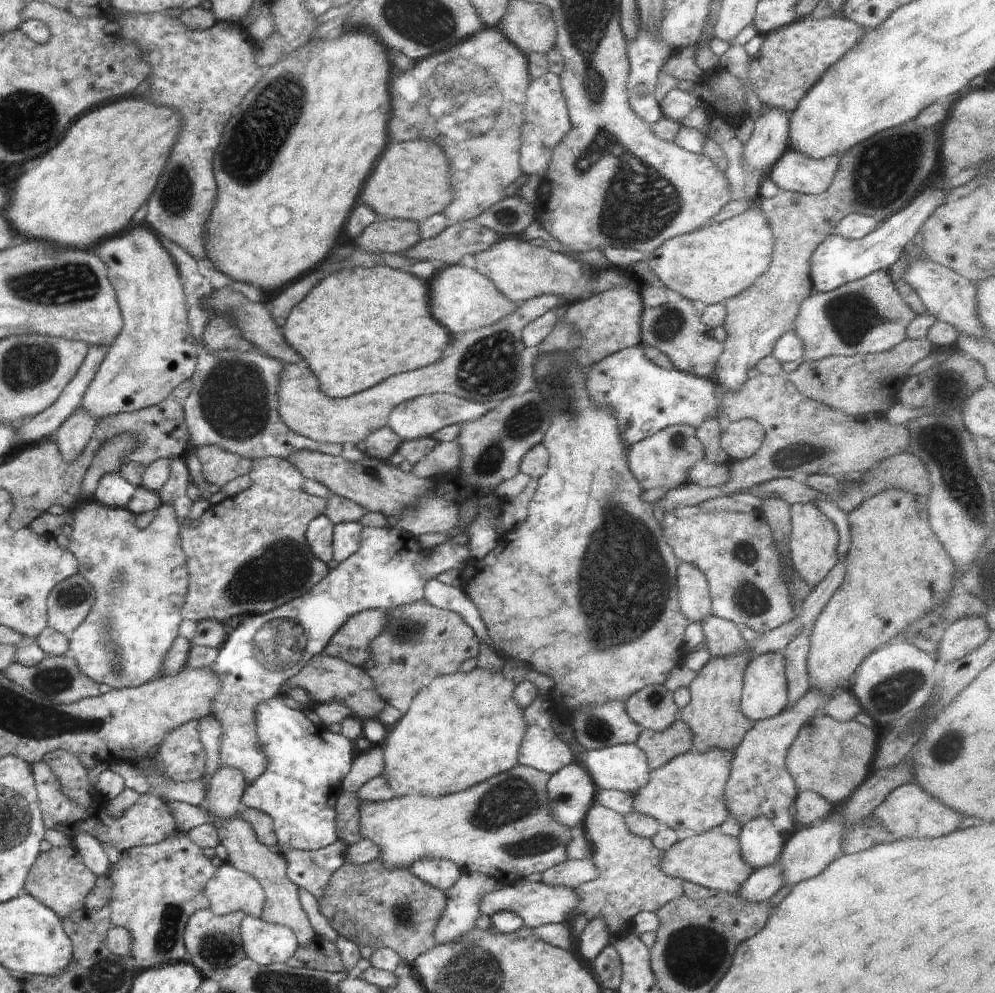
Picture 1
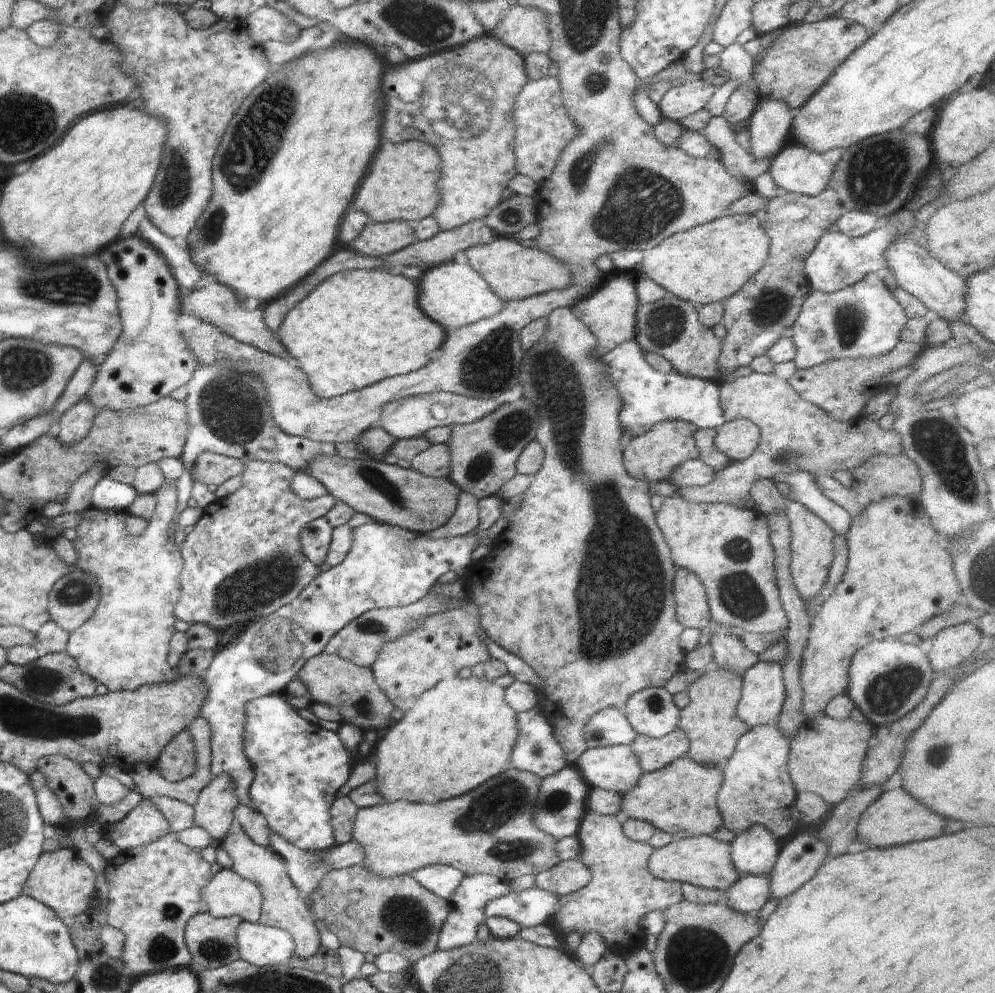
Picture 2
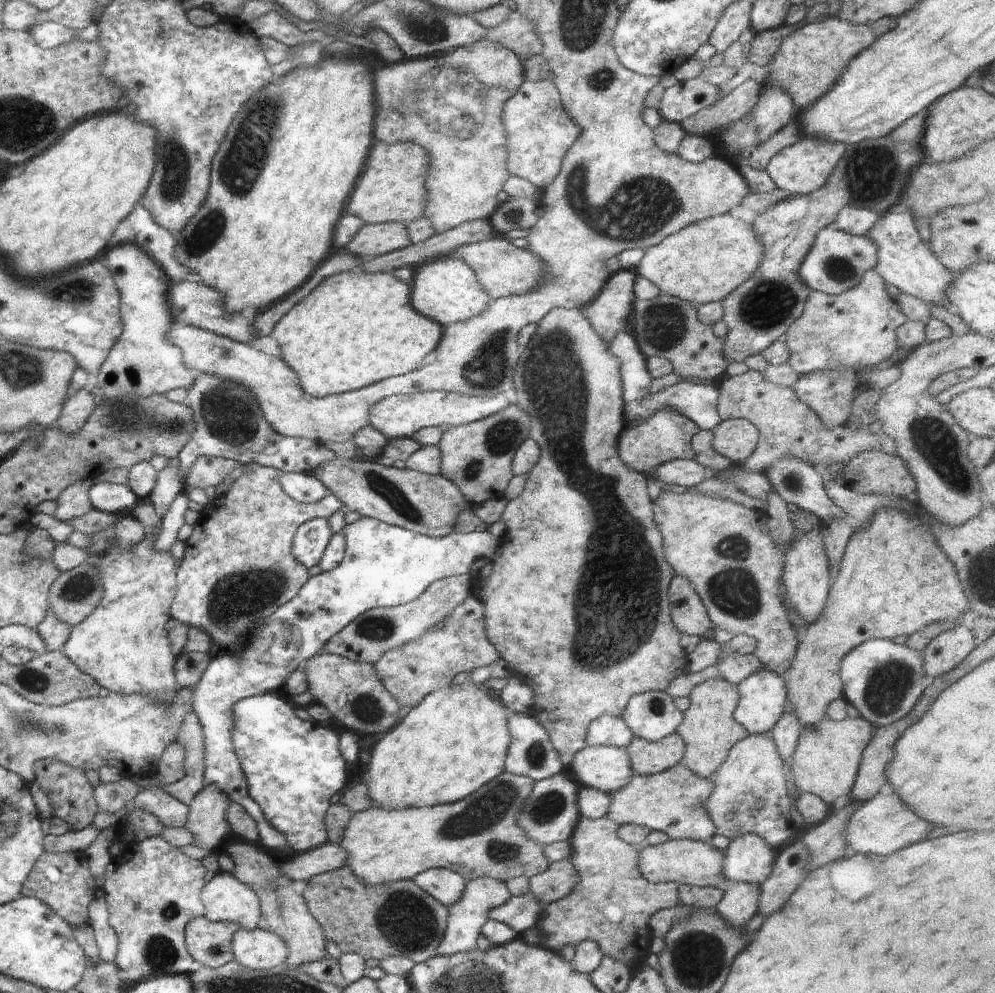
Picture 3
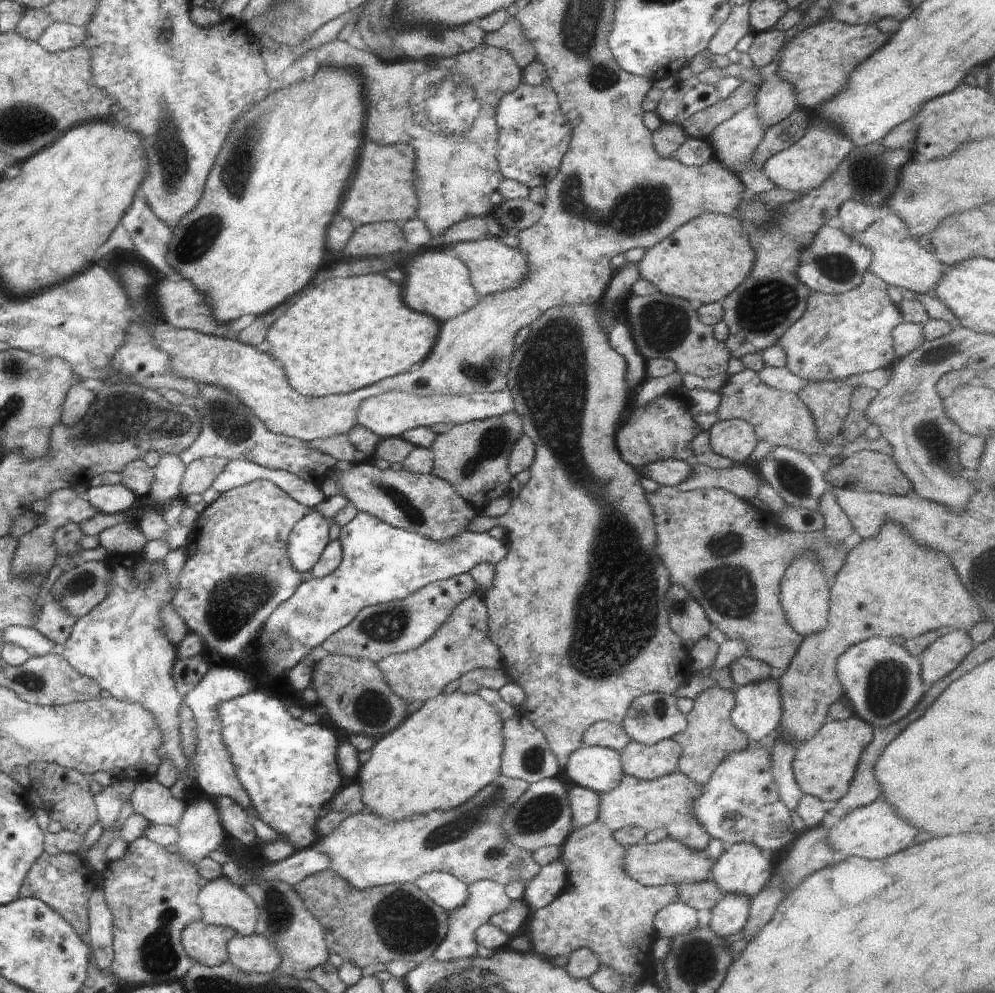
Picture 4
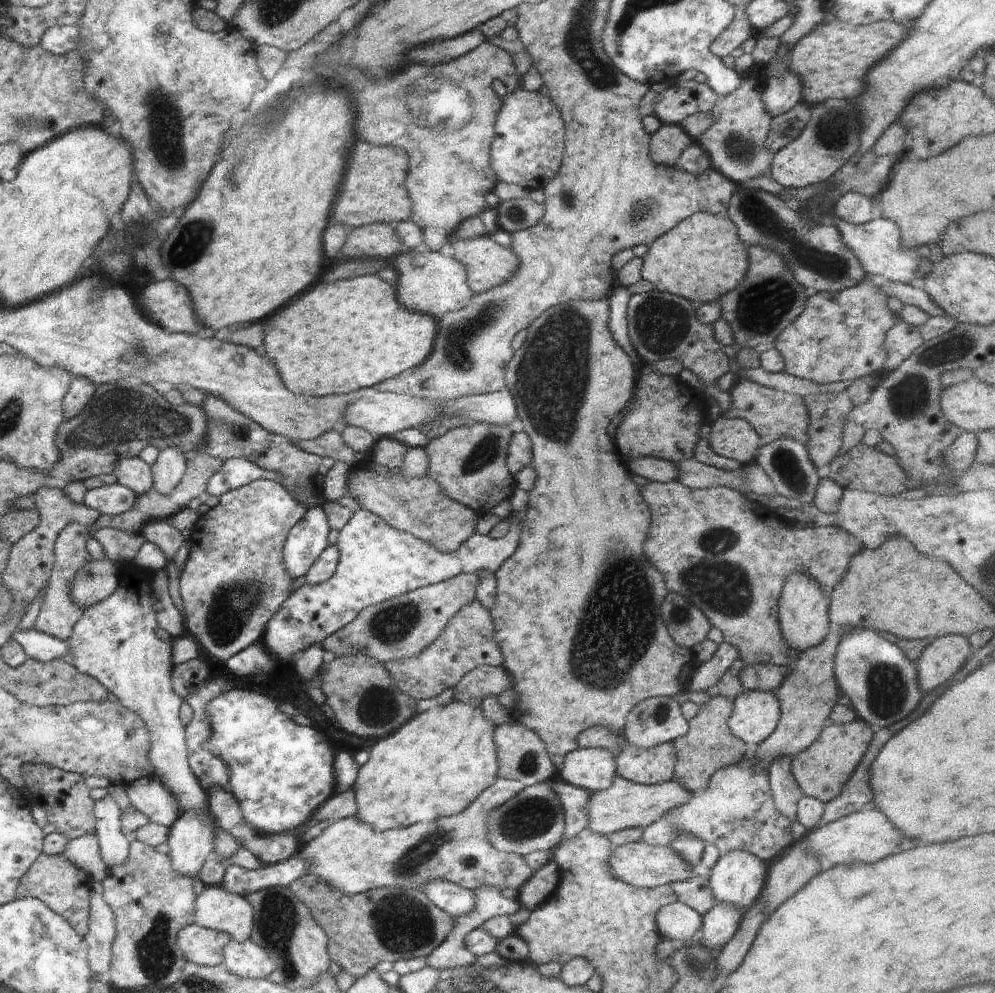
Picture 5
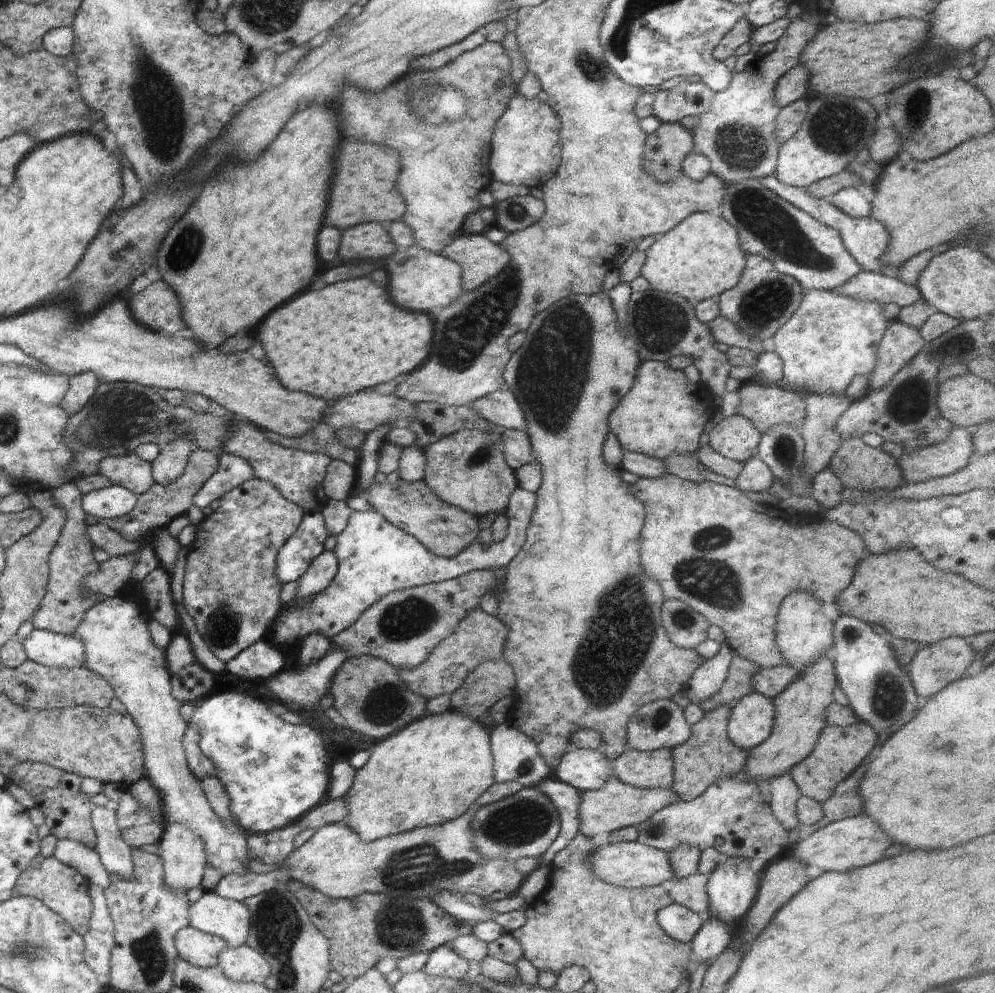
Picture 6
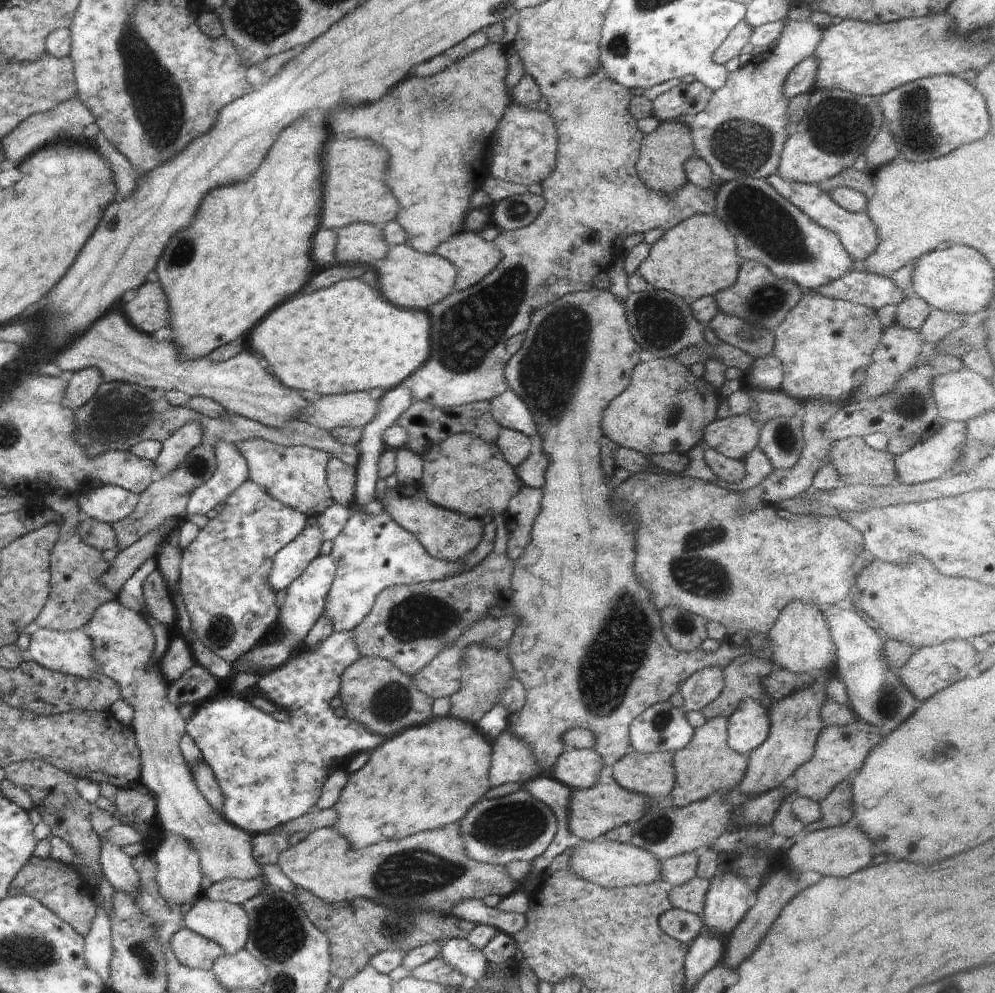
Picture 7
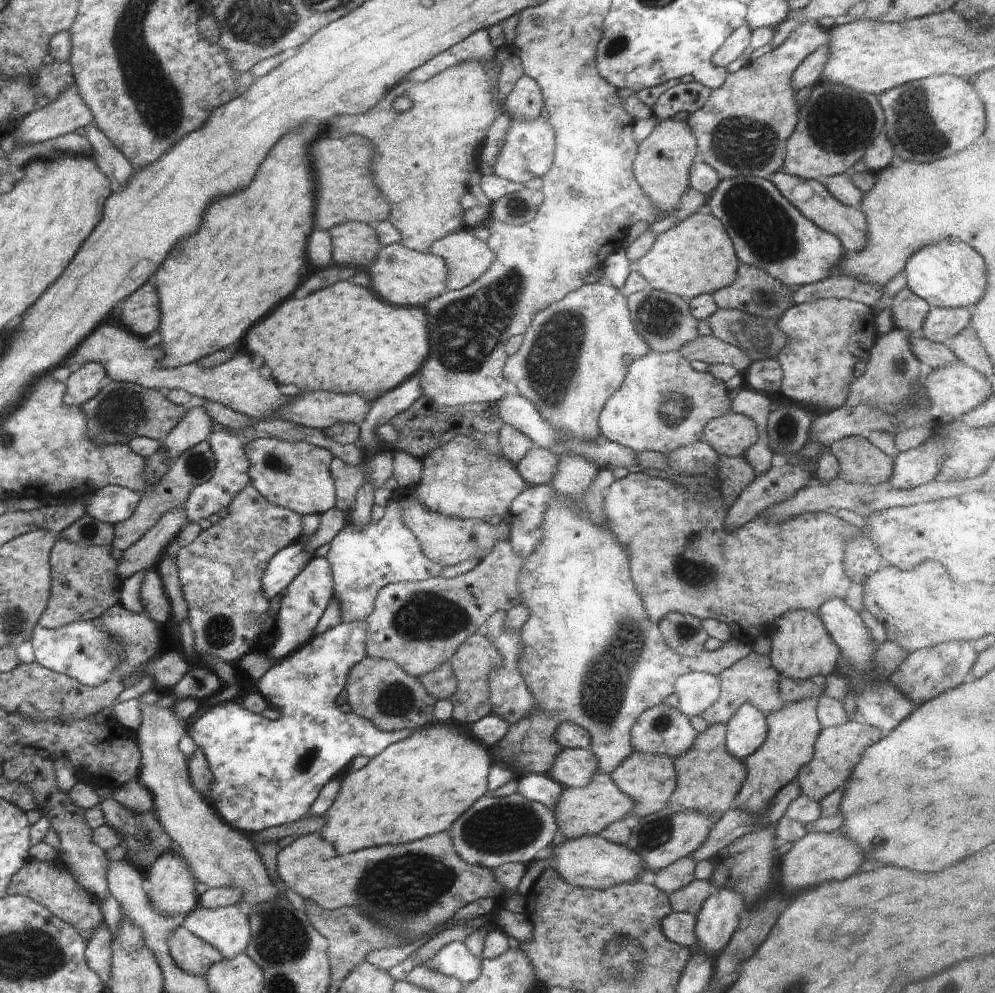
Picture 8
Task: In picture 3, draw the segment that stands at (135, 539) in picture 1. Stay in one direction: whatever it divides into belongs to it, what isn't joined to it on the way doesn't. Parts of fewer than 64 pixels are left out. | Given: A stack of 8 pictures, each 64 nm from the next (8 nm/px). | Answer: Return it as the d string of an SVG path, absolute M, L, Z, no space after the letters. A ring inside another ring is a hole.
M168 459L168 466L164 470L158 471L156 486L150 495L151 502L155 506L156 514L160 518L166 516L170 504L175 501L176 496L182 490L182 480L180 480L180 470L178 470L178 459ZM114 526L92 534L91 545L85 549L88 552L85 562L101 569L104 598L88 619L73 626L62 652L110 693L146 694L154 702L172 702L177 690L175 656L166 625L173 618L171 604L178 592L178 563L170 551L154 550L158 534L145 534L138 546L122 548L114 544L114 532L108 532L110 528Z

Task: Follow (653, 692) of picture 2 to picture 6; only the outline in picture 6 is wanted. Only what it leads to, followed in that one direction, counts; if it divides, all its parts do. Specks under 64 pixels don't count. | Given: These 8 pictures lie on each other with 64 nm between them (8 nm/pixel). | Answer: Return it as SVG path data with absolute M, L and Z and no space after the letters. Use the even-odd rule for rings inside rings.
M658 699L640 708L628 722L628 748L641 752L673 750L692 735L683 709L672 699Z

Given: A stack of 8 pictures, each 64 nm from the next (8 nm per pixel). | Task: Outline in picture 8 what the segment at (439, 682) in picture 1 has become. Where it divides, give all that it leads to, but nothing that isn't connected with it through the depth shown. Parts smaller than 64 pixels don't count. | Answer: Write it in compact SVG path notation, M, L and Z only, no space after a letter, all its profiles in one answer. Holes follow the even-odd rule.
M453 721L424 728L388 746L362 770L342 780L338 798L326 812L322 838L334 844L336 852L348 854L382 844L398 846L448 832L466 808L489 793L487 776L492 762L491 750Z

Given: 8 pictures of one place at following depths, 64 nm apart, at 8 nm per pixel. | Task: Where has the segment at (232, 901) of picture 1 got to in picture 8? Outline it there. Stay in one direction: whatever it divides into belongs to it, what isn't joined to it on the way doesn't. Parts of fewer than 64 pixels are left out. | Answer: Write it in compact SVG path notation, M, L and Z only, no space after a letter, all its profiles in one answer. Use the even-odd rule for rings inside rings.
M197 905L186 914L183 925L228 960L245 952L251 939L246 910L239 905L216 908Z

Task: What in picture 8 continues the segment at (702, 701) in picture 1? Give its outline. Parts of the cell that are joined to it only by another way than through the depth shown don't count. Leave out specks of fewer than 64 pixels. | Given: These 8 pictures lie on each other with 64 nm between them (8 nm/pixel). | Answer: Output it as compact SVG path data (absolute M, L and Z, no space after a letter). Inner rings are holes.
M712 724L696 736L692 746L673 759L677 772L677 785L667 804L674 813L706 812L719 819L732 807L734 796L738 794L747 775L744 761L730 756L726 750L726 724Z

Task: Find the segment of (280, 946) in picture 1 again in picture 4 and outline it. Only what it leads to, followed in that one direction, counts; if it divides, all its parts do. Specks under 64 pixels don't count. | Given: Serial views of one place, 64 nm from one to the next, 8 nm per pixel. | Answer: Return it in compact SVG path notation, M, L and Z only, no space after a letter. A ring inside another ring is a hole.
M235 935L226 946L228 962L237 971L247 974L274 974L279 968L281 957L265 937Z

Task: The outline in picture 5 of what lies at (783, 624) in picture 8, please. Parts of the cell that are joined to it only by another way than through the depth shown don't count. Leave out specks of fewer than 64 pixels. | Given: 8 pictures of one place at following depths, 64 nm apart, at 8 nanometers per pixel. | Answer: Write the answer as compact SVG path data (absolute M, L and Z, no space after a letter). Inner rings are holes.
M795 573L786 582L778 602L779 628L785 644L789 645L794 653L798 653L798 656L821 644L829 634L831 628L830 602L830 596L824 593L819 585L807 575Z

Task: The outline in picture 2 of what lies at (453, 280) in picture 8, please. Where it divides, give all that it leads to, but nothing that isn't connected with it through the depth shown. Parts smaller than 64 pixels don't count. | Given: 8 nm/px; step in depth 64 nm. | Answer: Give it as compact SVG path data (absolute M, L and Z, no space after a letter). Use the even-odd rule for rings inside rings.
M498 236L486 246L474 246L464 250L469 265L490 286L490 290L504 301L517 301L551 290L564 290L572 284L572 272L566 264L558 262L554 256L529 248L512 237Z

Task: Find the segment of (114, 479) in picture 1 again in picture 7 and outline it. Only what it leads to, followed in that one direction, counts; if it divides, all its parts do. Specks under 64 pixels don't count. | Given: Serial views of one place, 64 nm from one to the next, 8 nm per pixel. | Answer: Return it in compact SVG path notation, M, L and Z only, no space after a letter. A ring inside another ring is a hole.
M105 485L100 488L79 493L78 504L83 515L112 523L125 519L137 506L138 494L116 485Z

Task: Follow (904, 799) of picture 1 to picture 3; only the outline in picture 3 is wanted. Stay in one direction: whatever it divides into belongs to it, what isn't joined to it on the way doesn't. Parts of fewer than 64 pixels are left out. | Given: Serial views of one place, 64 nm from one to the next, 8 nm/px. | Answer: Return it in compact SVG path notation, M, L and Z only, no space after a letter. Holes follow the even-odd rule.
M878 791L850 816L848 826L846 826L846 843L858 854L888 856L896 850L902 850L914 842L924 840L932 828L934 826L920 820L896 792L881 794Z

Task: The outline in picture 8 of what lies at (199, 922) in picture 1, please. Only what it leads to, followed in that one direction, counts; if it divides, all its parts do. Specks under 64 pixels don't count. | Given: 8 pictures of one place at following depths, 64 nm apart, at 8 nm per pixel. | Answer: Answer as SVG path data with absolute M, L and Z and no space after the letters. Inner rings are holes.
M178 925L167 938L170 954L182 972L205 976L212 964L224 959L222 952L194 936L184 925Z

